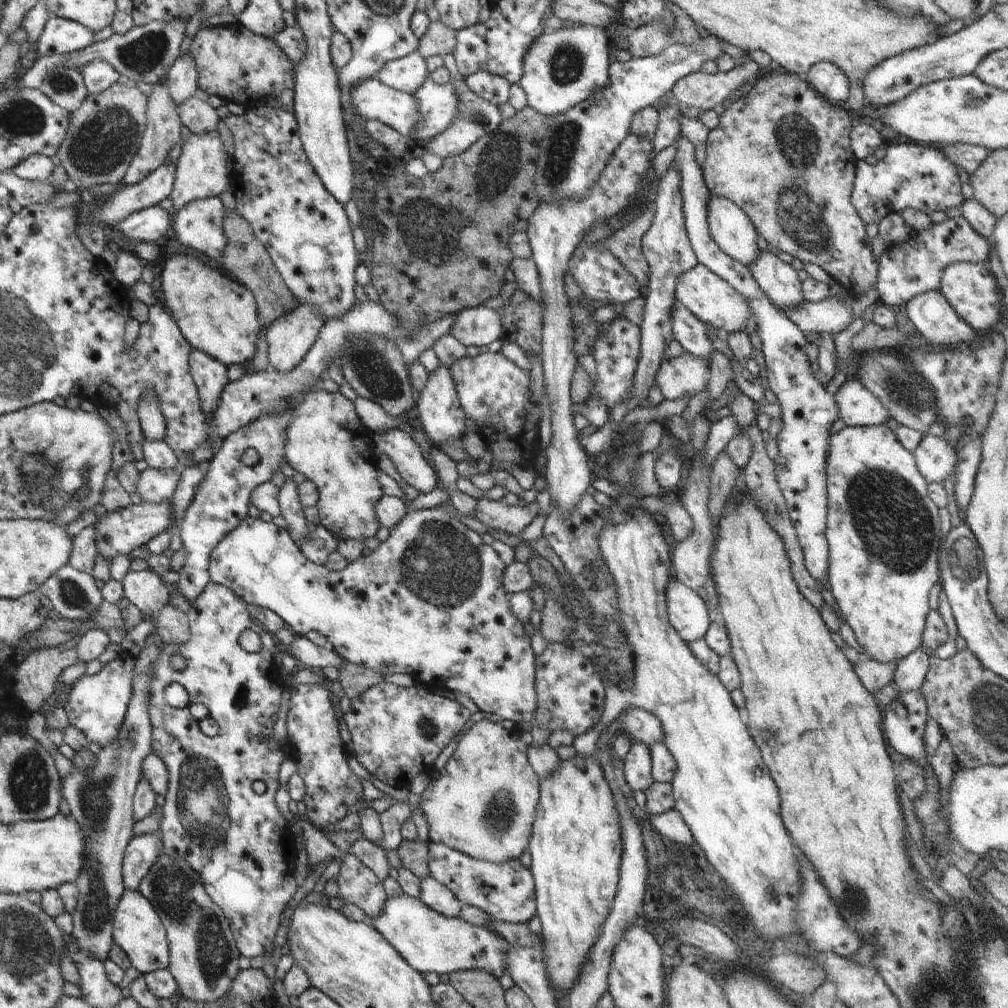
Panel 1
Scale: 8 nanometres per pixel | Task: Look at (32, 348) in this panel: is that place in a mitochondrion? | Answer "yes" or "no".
yes

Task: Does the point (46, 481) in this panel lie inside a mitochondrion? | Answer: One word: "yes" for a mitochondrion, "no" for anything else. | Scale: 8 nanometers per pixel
yes

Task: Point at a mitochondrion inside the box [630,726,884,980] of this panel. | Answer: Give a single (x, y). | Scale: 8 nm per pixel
(854, 898)

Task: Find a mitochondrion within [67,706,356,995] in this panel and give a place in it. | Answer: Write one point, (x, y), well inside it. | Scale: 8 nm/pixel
(173, 890)

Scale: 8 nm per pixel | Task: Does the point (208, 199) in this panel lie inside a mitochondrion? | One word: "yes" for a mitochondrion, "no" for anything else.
no

